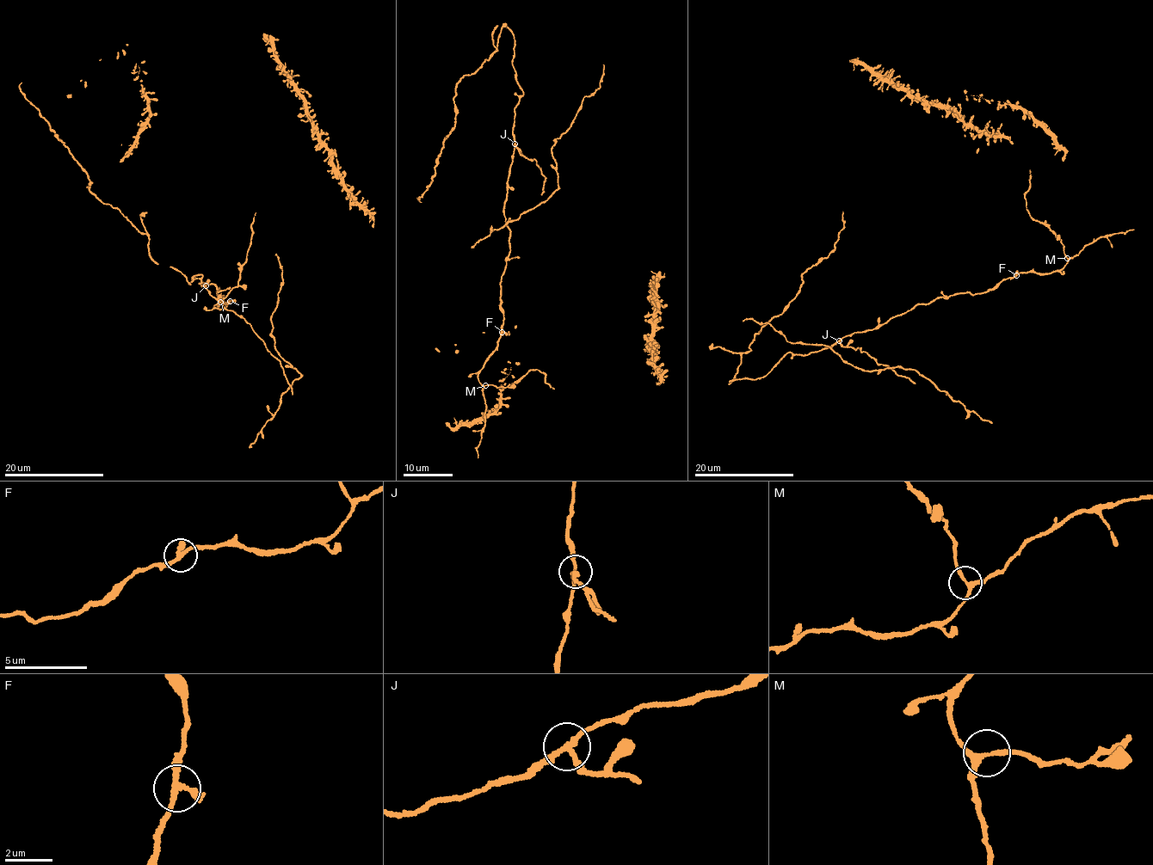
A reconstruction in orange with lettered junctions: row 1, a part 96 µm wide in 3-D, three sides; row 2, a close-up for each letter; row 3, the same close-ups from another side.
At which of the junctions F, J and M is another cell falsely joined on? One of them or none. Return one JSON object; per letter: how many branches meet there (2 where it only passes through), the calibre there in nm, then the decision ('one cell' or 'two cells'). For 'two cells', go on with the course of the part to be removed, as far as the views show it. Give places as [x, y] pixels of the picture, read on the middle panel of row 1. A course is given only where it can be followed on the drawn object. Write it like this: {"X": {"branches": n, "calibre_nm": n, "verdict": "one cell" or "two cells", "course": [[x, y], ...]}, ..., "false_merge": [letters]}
{"F": {"branches": 3, "calibre_nm": 220, "verdict": "one cell"}, "J": {"branches": 3, "calibre_nm": 200, "verdict": "two cells", "course": [[514, 144], [519, 152], [533, 159], [540, 168], [545, 178], [541, 194]]}, "M": {"branches": 3, "calibre_nm": 180, "verdict": "one cell"}, "false_merge": ["J"]}

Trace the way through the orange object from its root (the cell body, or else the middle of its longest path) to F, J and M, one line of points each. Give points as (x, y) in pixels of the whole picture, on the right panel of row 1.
F: (915, 305), (958, 293), (984, 293), (1016, 275)
J: (915, 305), (883, 324), (847, 334), (839, 341)
M: (915, 305), (958, 293), (984, 293), (1004, 279), (1022, 272), (1049, 274), (1061, 269), (1067, 258)

